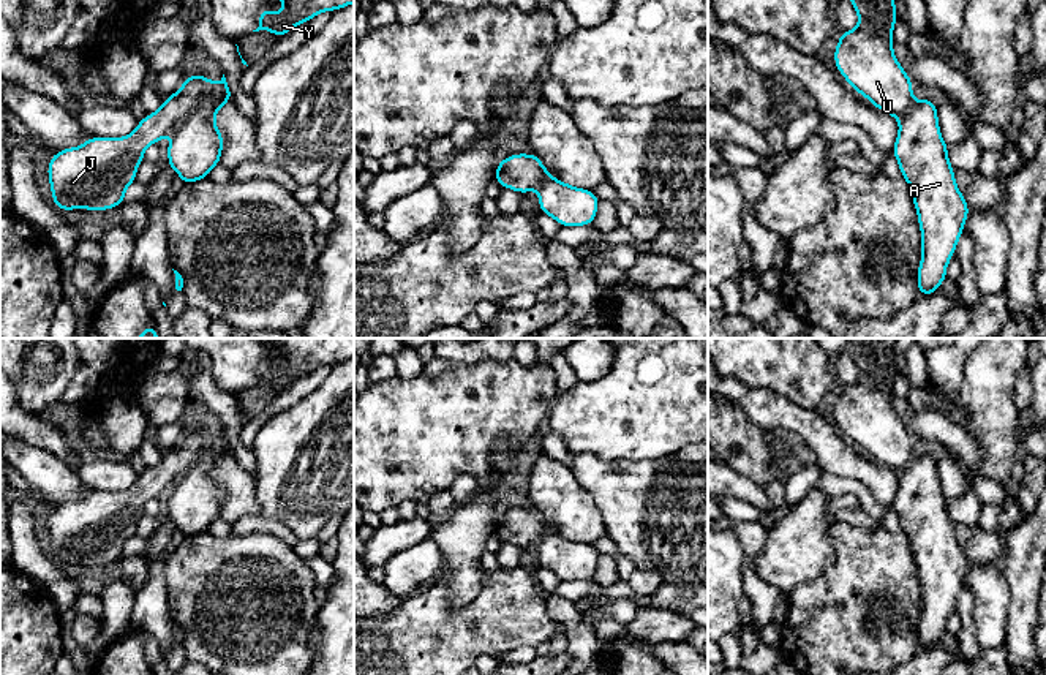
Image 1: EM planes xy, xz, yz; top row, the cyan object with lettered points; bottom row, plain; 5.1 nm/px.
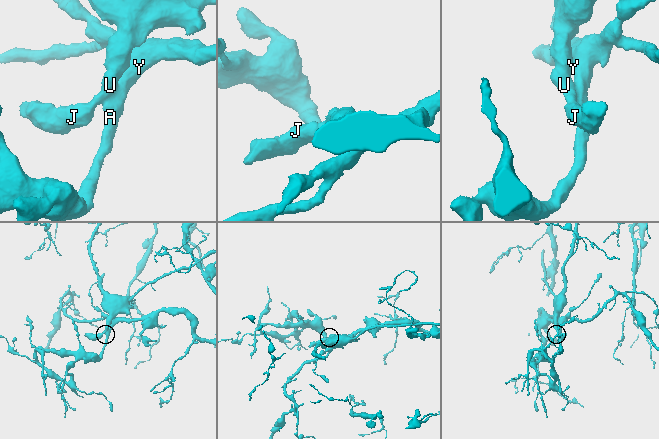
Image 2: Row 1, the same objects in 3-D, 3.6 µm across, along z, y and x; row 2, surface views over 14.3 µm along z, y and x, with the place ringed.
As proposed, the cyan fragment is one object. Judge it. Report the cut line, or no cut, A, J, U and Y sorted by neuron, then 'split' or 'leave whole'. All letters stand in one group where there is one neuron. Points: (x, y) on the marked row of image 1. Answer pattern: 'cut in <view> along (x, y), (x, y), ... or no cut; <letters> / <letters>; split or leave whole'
cut in xy along (212, 82), (193, 111), (174, 128); A Y / J U; split

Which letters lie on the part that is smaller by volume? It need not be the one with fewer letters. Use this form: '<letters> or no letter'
J, U

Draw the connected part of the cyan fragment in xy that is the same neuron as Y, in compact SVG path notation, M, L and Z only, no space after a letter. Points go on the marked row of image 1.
M281 0L286 8L281 13L272 13L264 8L258 14L259 27L253 32L270 30L277 40L284 36L294 27L311 21L322 11L341 9L354 0Z

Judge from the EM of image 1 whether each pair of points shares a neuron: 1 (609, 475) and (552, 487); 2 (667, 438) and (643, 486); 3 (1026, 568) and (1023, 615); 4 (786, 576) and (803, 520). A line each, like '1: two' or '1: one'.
1: two
2: two
3: one
4: one

